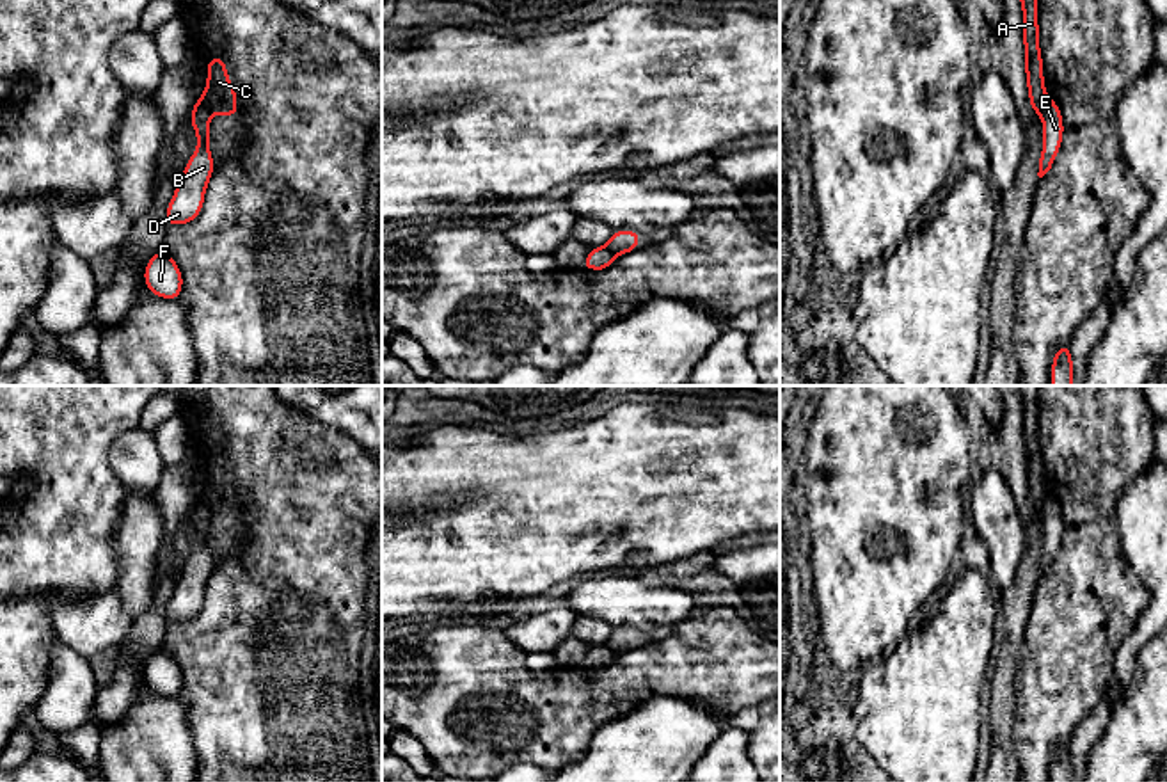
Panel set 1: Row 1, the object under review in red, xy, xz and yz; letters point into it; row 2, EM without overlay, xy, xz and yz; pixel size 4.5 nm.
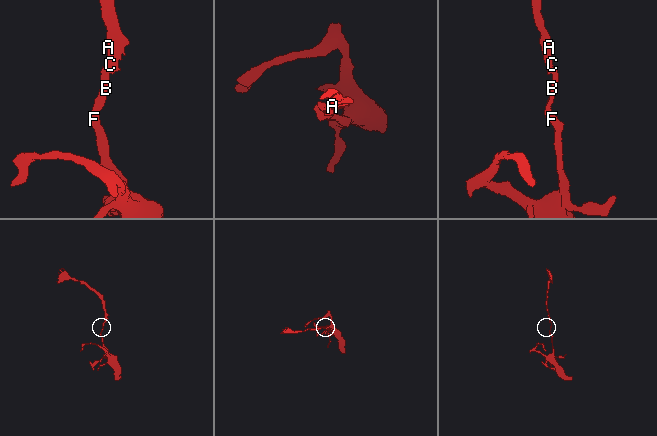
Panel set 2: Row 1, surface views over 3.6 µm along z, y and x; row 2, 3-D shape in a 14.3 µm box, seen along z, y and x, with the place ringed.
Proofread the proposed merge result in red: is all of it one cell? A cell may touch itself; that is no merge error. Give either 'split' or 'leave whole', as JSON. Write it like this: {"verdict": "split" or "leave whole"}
{"verdict": "split"}

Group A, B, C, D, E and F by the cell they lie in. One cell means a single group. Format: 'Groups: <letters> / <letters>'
Groups: A C / B D E F

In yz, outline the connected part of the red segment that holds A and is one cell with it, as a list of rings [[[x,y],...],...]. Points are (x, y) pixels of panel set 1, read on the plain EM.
[[[1016,386],[1023,409],[1023,444],[1025,444],[1025,471],[1028,485],[1028,499],[1034,512],[1041,512],[1046,498],[1044,469],[1039,446],[1037,421],[1037,386]]]

